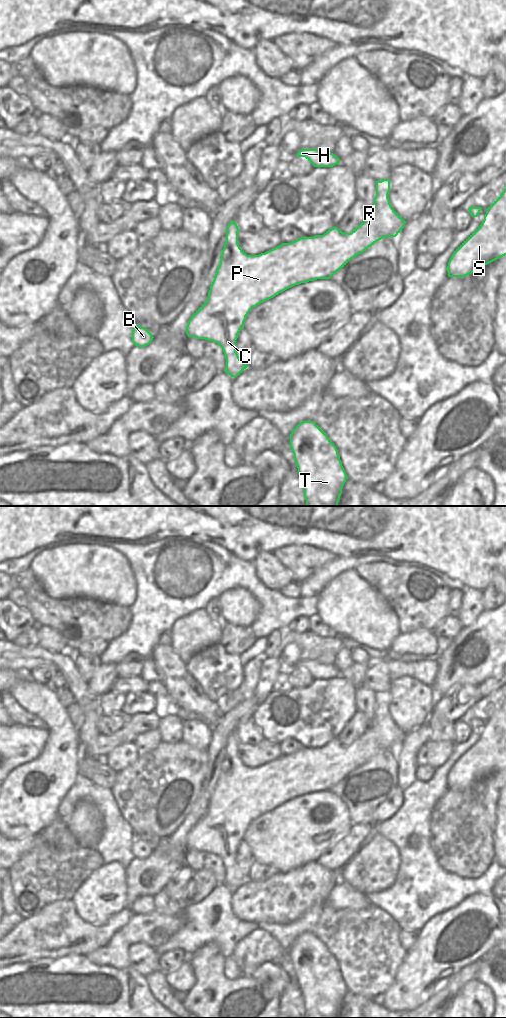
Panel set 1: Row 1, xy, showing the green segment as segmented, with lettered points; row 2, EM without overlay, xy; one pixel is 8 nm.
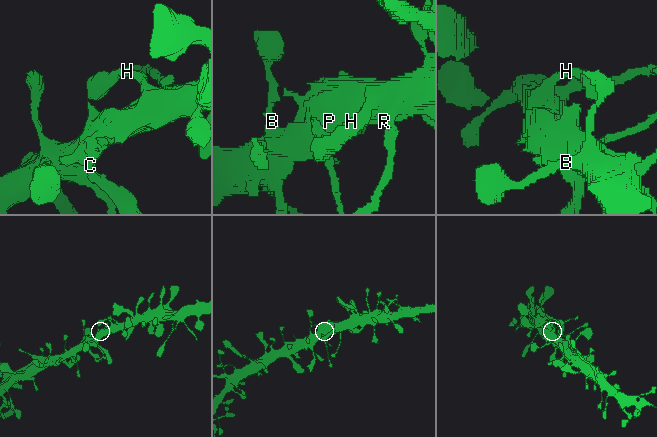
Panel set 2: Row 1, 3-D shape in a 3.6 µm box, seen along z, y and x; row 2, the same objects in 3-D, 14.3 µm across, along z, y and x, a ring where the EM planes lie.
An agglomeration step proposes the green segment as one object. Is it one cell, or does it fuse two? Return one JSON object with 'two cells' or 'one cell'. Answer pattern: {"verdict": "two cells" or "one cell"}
{"verdict": "one cell"}

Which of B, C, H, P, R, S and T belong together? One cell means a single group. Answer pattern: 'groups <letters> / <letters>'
groups B C H P R S T

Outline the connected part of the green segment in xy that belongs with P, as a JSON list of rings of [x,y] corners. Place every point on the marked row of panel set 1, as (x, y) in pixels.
[[[389,179],[376,181],[374,206],[366,220],[351,233],[343,233],[337,227],[333,227],[323,235],[301,237],[259,255],[247,255],[240,248],[240,230],[236,222],[231,221],[226,228],[226,242],[208,298],[190,318],[186,326],[187,336],[217,343],[226,358],[224,371],[231,377],[240,375],[248,365],[240,360],[236,352],[236,340],[240,330],[244,329],[246,316],[251,309],[295,285],[317,279],[330,279],[351,259],[377,241],[385,237],[396,237],[402,231],[406,221],[392,208],[388,198],[389,192]]]

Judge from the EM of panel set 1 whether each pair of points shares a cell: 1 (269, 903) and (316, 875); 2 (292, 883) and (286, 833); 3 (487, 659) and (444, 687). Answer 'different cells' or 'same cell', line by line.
1: same cell
2: different cells
3: same cell

